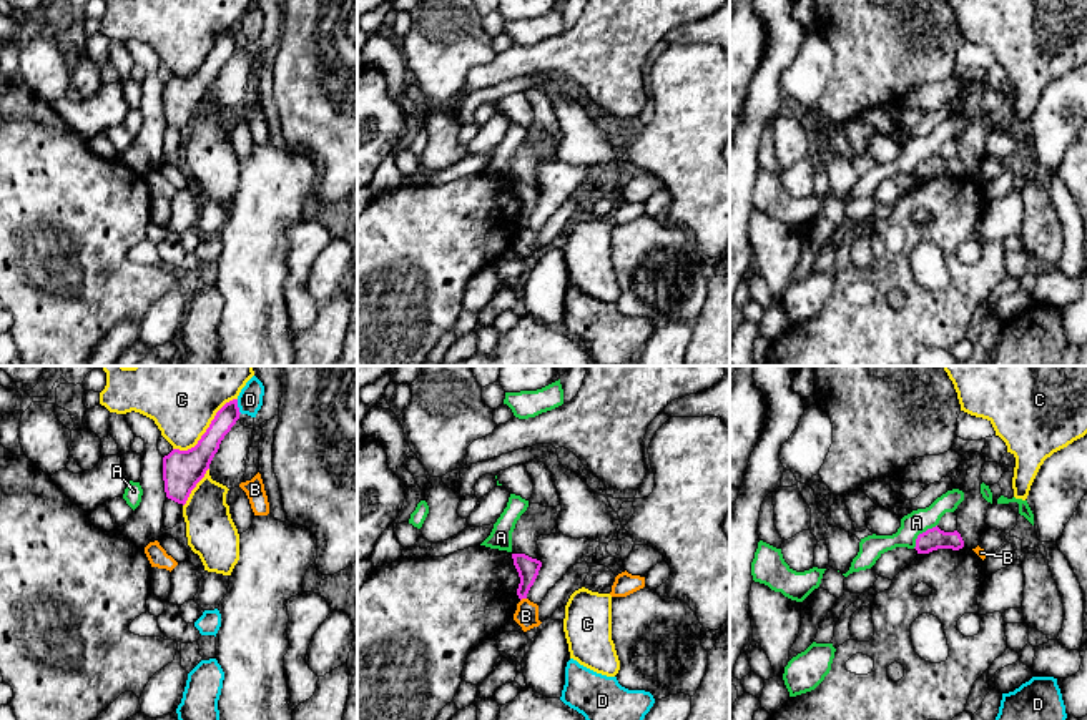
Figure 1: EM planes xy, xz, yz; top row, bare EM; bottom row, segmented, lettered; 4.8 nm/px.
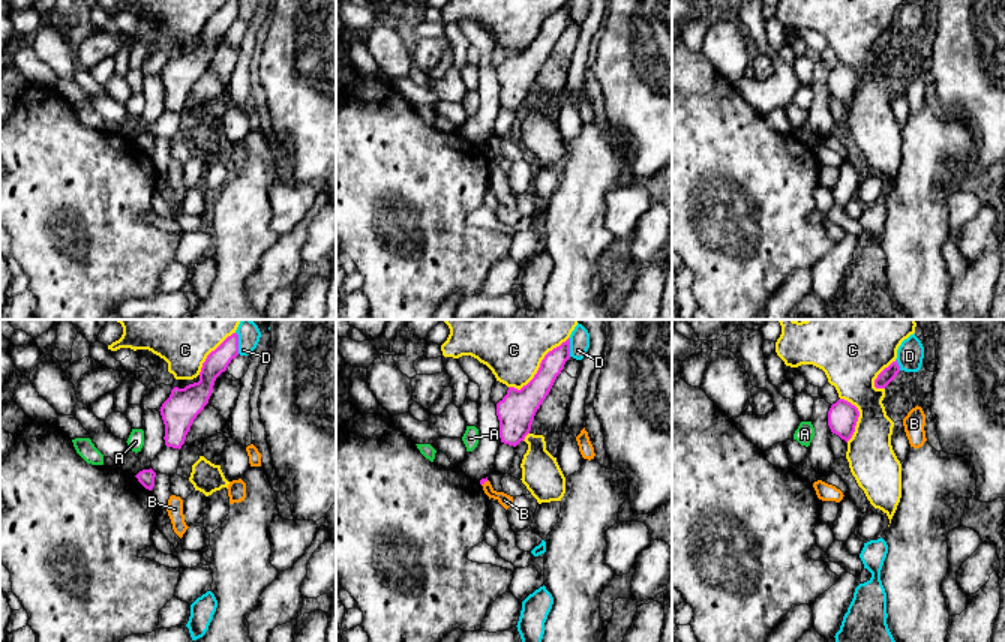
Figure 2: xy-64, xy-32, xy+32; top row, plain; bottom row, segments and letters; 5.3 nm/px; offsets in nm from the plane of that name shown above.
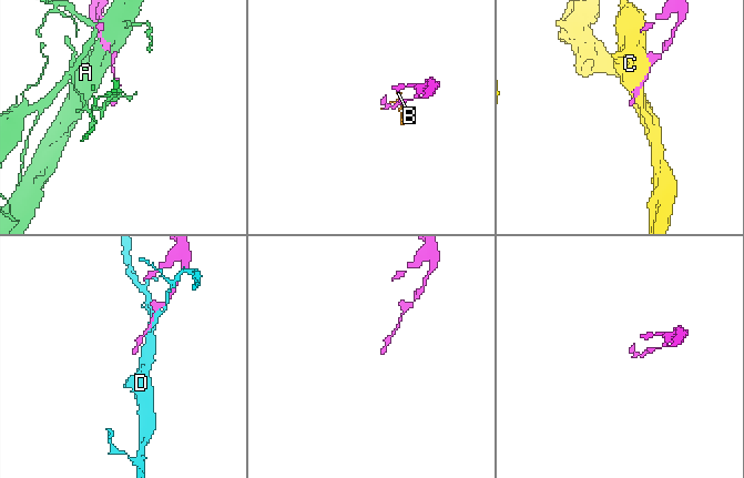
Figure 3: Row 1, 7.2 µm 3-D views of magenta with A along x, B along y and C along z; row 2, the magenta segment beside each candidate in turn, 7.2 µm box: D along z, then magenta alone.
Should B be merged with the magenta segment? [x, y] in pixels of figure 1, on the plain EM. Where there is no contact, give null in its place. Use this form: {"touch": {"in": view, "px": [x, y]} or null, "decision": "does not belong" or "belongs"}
{"touch": {"in": "xz", "px": [522, 225]}, "decision": "does not belong"}

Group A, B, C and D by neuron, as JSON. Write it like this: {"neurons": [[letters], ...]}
{"neurons": [["A"], ["B"], ["C"], ["D"]]}

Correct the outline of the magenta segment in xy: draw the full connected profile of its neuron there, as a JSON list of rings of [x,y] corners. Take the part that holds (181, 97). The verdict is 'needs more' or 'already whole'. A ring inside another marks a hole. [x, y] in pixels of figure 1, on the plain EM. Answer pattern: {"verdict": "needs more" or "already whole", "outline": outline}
{"verdict": "already whole", "outline": [[[238,27],[226,30],[194,75],[188,78],[173,76],[163,85],[163,108],[168,126],[186,131],[239,42]]]}

